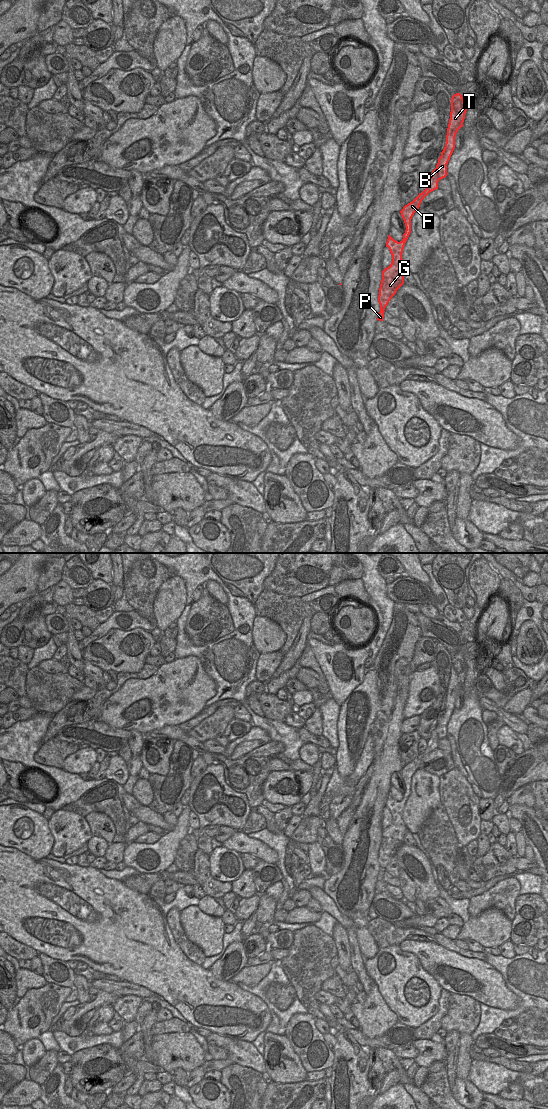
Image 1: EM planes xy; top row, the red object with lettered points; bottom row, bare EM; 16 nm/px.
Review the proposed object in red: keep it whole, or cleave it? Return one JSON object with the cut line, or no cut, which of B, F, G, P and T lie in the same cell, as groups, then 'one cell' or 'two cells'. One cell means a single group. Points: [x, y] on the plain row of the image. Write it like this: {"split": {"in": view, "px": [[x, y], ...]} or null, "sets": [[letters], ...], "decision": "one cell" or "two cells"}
{"split": {"in": "xy", "px": [[380, 867], [384, 869]]}, "sets": [["B", "F", "G", "T"], ["P"]], "decision": "two cells"}

